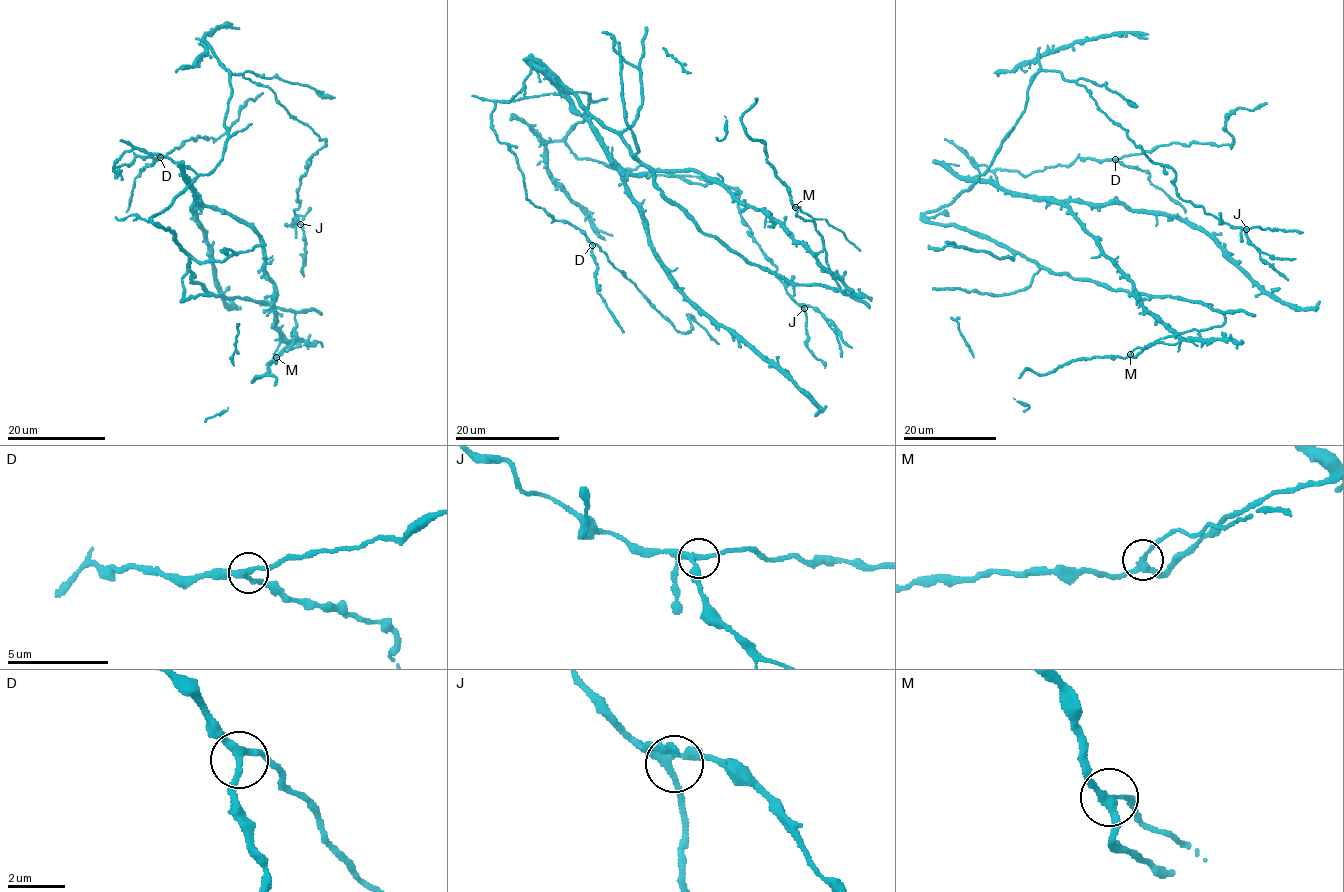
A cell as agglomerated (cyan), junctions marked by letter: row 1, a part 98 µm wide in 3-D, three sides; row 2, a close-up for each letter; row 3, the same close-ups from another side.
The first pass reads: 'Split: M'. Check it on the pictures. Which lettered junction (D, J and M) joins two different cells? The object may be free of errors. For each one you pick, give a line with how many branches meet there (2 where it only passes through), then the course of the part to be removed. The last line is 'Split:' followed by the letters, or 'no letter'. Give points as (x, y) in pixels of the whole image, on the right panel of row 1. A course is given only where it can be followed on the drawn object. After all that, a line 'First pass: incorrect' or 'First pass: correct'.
M: branches 3; course (1130, 353), (1137, 348), (1156, 342), (1189, 340), (1198, 345)
Split: M
First pass: correct

